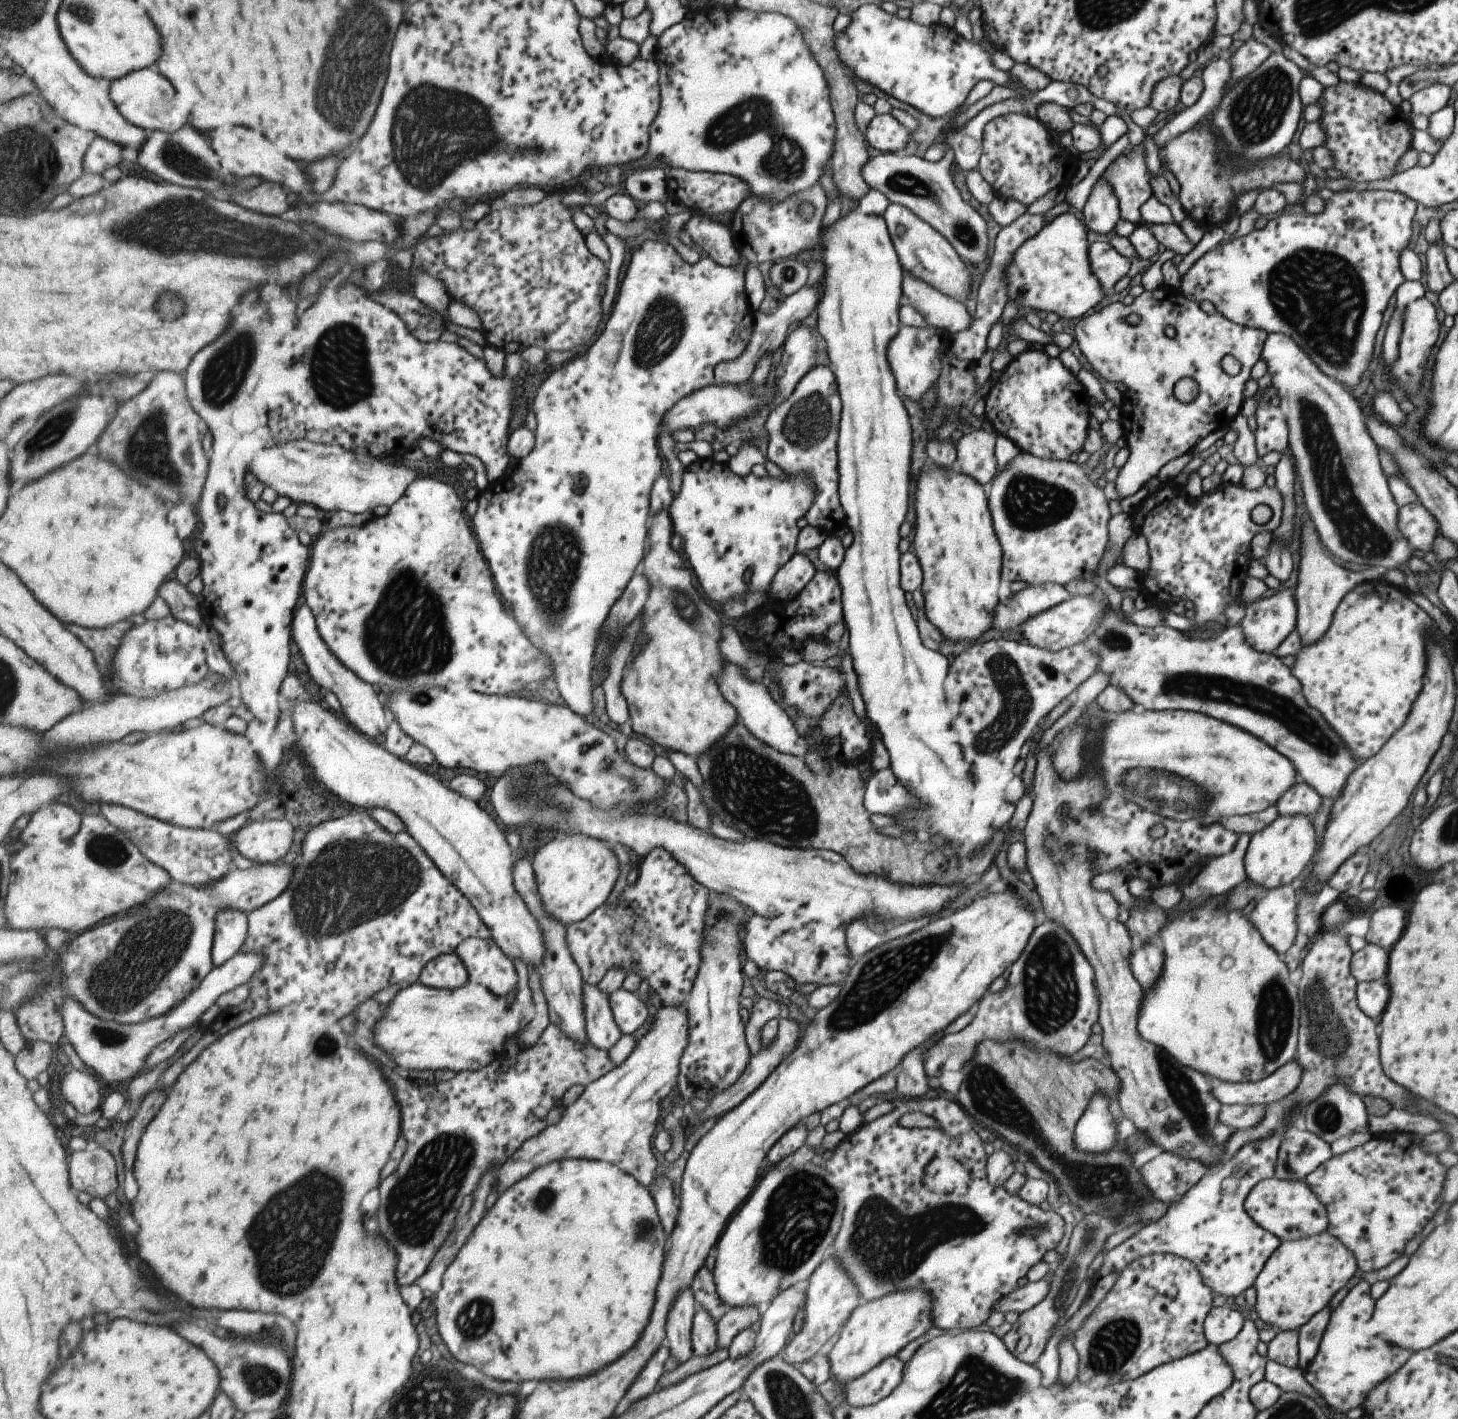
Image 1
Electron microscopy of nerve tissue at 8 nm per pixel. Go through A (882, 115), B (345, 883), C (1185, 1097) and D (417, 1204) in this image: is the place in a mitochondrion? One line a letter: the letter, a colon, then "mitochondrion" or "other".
A: other
B: mitochondrion
C: mitochondrion
D: mitochondrion

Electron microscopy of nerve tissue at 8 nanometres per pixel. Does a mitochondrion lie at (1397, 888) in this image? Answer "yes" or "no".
no

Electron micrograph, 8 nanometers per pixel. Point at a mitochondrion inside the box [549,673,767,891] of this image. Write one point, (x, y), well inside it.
(606, 767)

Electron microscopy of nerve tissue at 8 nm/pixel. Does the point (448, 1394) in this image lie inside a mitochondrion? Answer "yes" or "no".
yes

